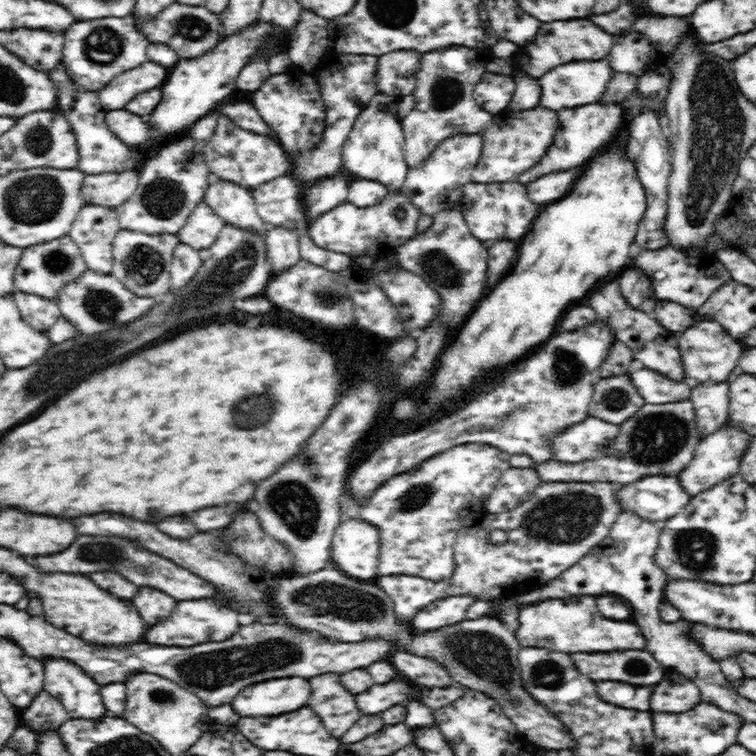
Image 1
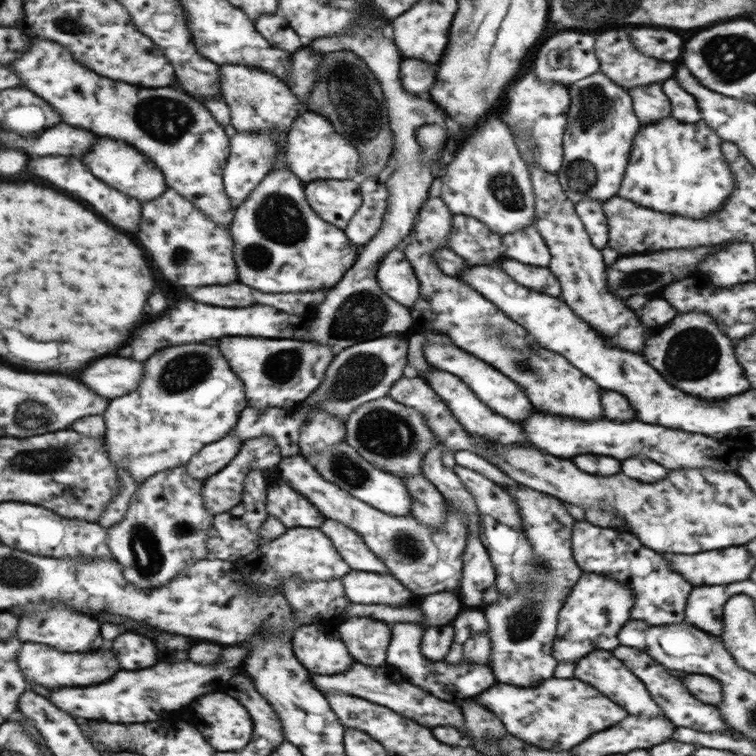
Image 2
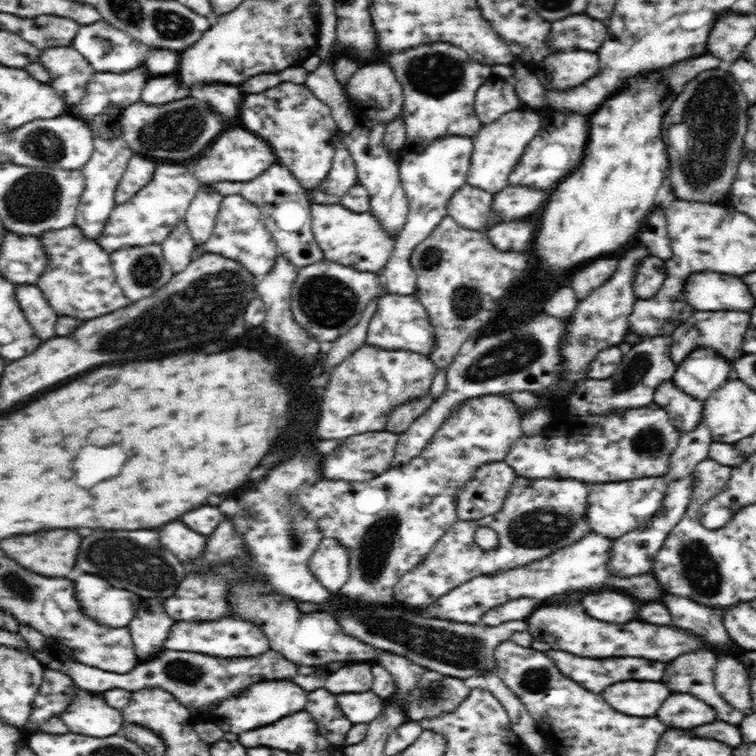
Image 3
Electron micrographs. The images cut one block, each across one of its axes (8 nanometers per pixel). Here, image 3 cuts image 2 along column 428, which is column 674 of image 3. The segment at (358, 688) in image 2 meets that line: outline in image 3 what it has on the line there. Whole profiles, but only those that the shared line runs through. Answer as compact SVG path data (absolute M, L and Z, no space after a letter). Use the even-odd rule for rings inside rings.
M672 694L658 710L658 718L668 726L692 728L714 722L716 710L690 694Z

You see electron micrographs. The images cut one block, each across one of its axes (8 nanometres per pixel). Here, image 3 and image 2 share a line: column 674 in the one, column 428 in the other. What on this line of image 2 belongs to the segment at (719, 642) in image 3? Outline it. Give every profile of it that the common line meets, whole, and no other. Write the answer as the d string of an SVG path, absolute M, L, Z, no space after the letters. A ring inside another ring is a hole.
M440 592L432 594L432 596L426 596L420 604L424 616L426 616L426 624L434 624L434 626L440 626L440 624L448 624L456 618L456 614L460 612L462 604L458 600L456 594L448 594L448 592Z

